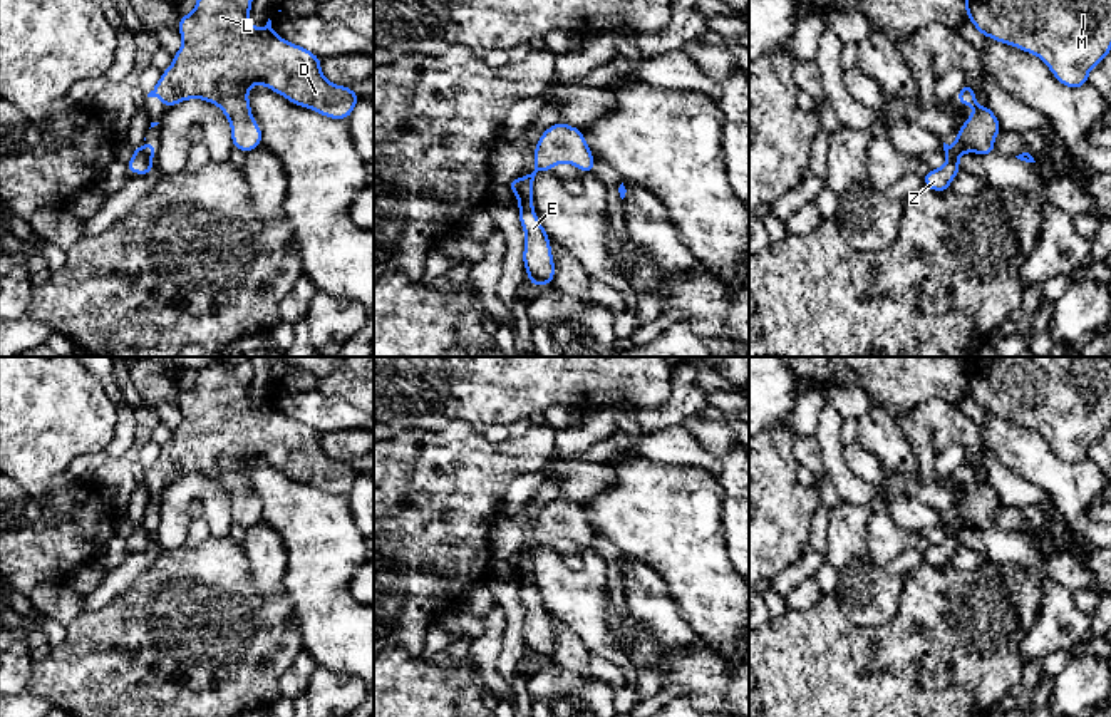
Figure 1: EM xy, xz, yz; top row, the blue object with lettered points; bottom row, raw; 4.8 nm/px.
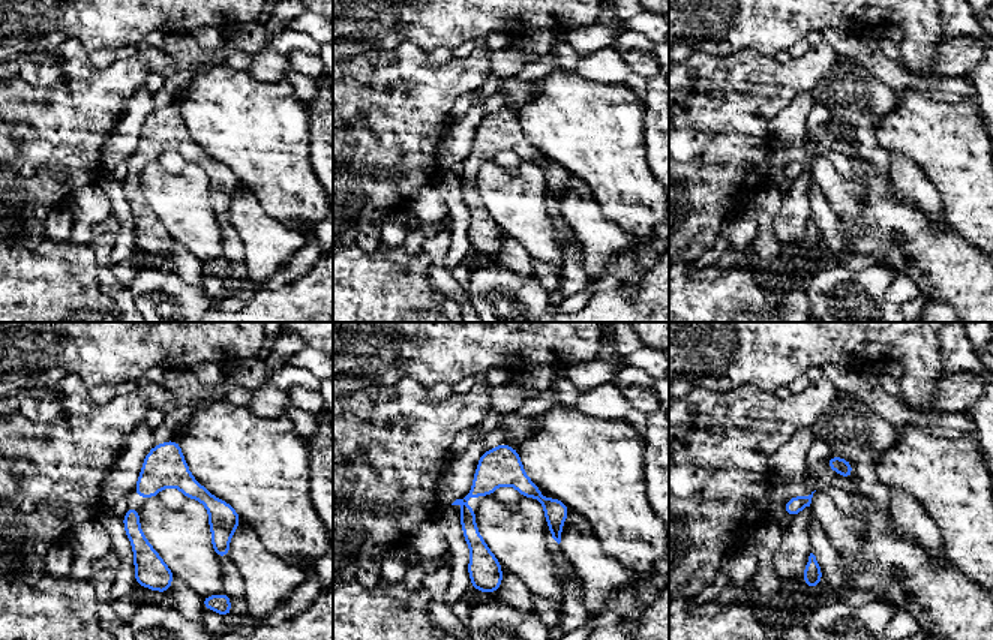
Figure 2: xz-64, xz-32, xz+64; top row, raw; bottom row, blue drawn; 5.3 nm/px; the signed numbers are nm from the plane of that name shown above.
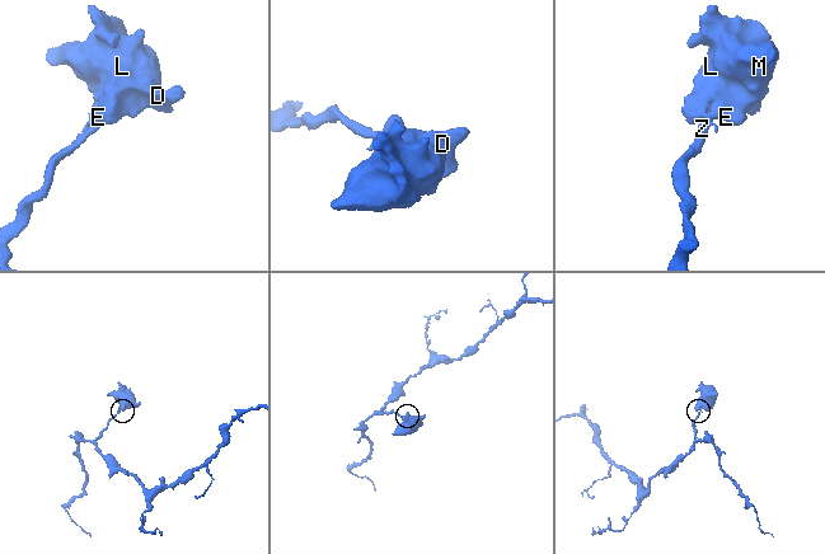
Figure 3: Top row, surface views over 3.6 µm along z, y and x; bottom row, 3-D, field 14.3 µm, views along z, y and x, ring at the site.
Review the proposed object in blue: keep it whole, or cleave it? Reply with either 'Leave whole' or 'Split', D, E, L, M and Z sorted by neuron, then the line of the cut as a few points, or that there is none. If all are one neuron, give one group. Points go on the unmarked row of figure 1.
Split. Groups: D E L M / Z. Split along yz (947, 526), (957, 531)

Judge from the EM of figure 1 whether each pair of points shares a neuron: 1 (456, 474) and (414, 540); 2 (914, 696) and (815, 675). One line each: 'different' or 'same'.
1: same
2: same

